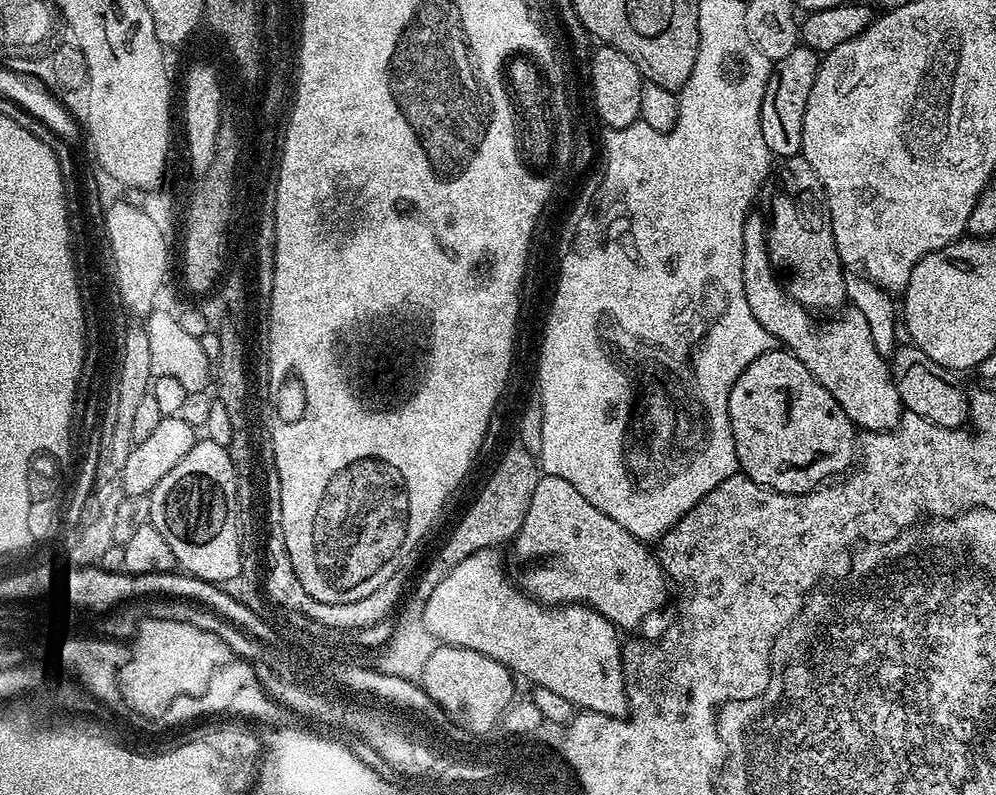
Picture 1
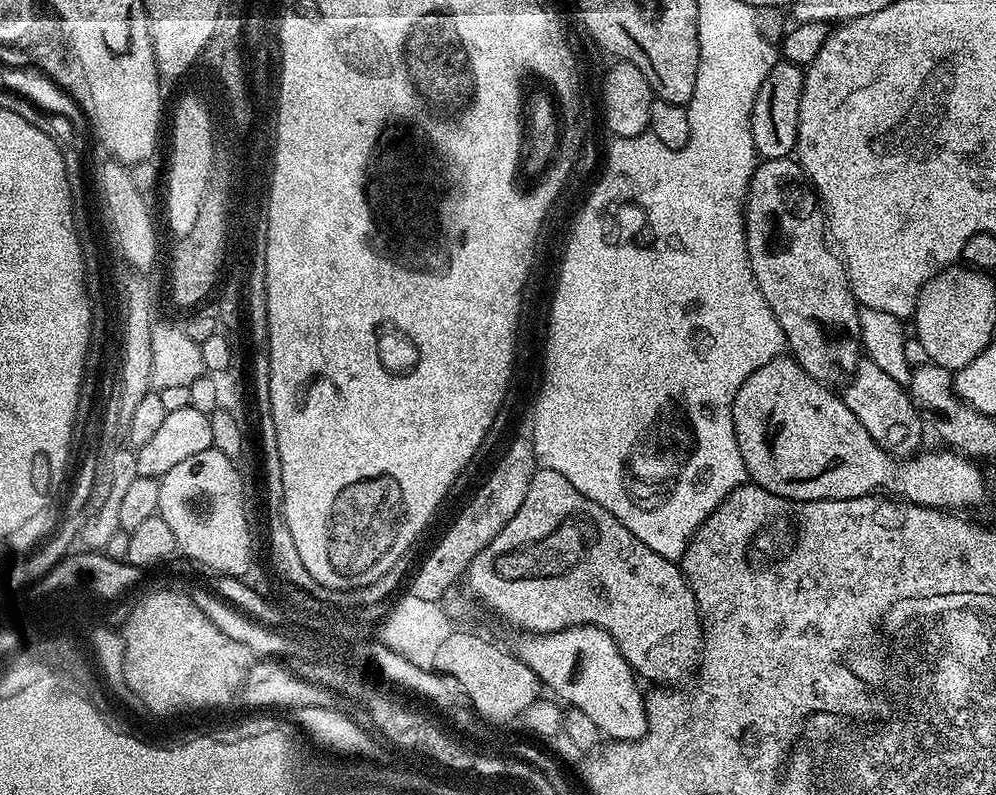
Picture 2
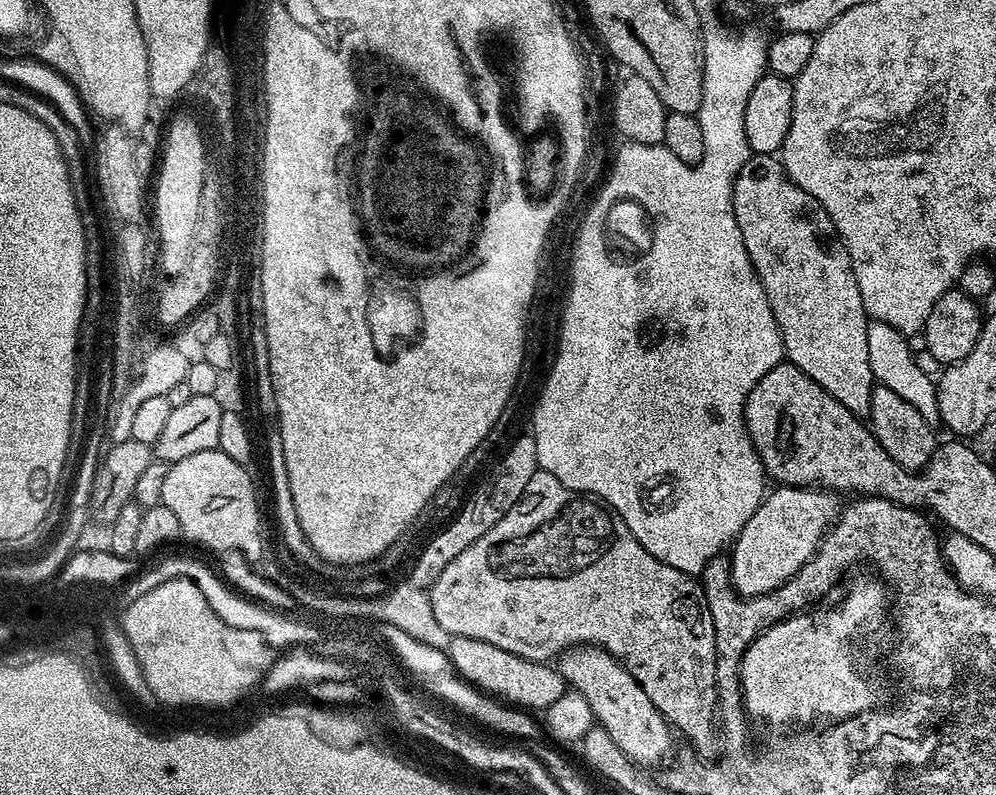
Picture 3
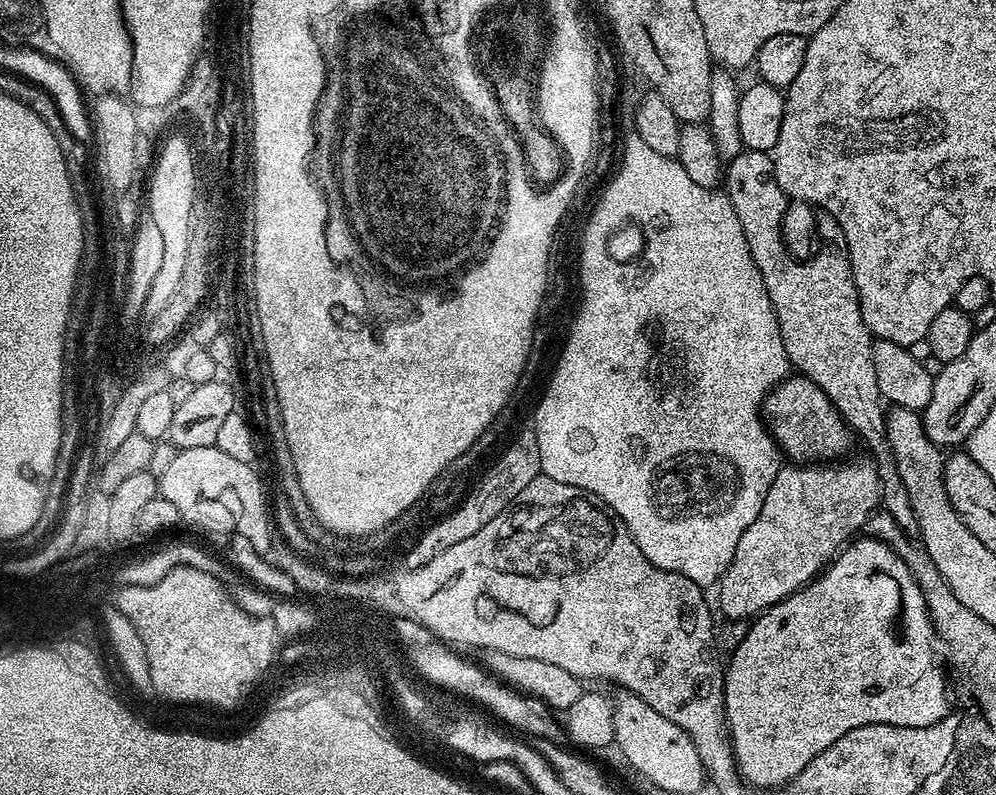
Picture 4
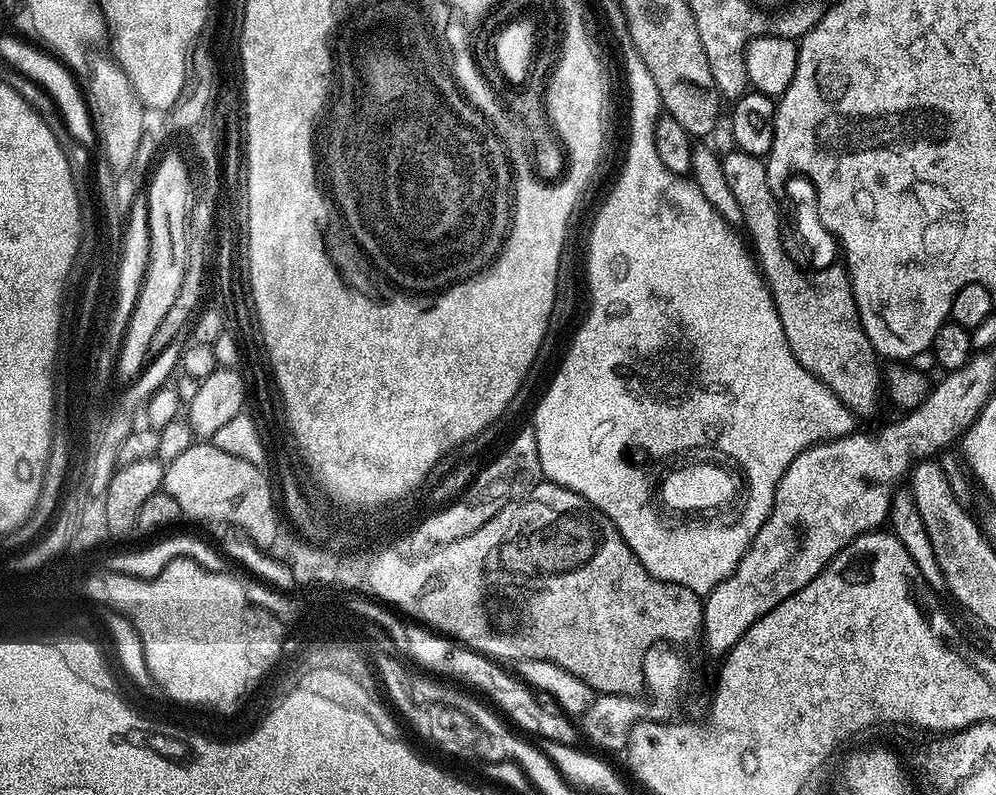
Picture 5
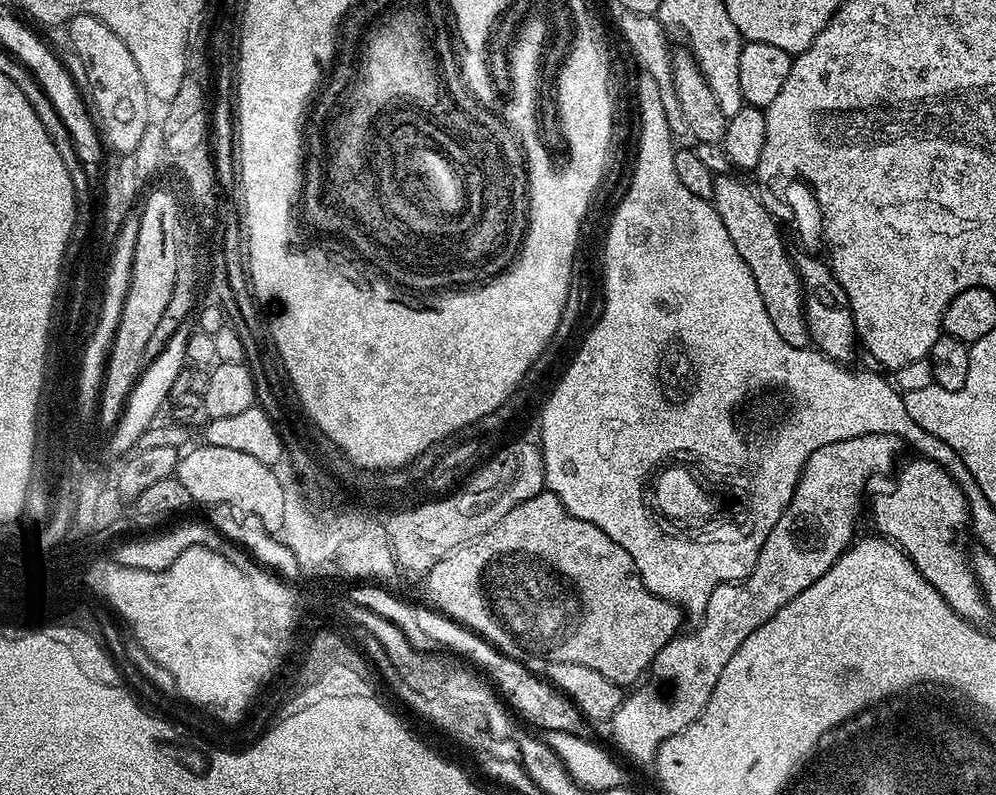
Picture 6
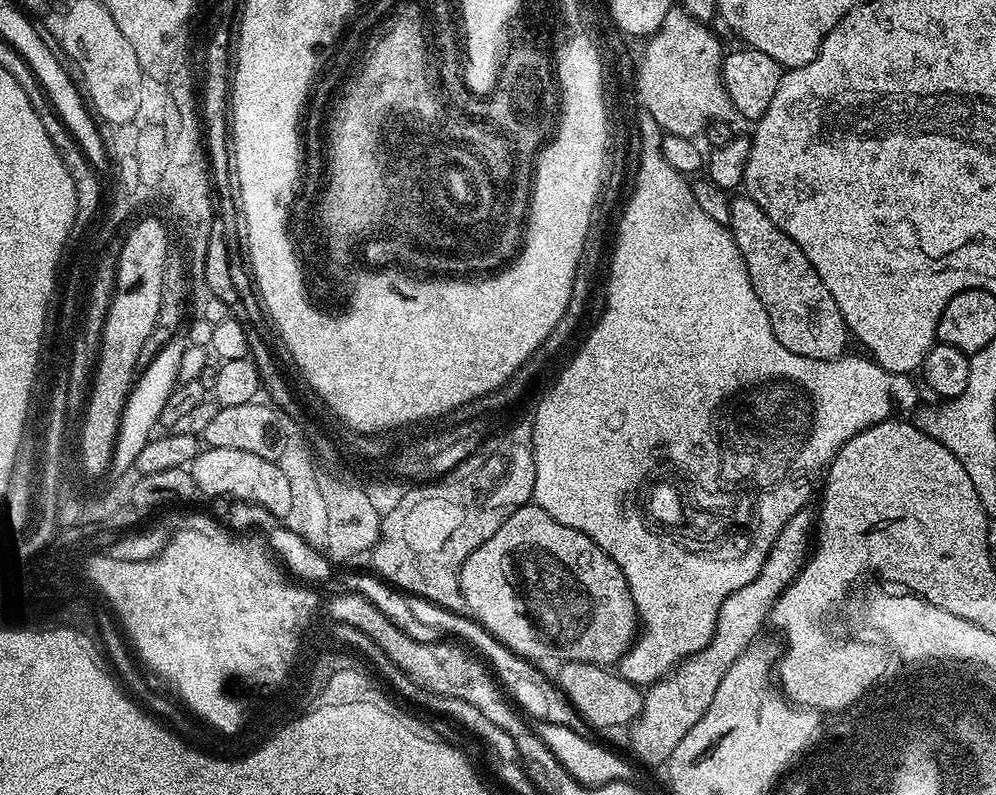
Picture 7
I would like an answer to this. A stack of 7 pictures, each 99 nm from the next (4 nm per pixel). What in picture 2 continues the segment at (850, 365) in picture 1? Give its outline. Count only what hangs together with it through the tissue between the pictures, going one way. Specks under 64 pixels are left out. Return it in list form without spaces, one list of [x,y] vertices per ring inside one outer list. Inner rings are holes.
[[[864,358],[856,365],[856,370],[847,381],[846,387],[848,389],[842,392],[842,398],[850,414],[854,414],[854,418],[858,418],[862,426],[866,426],[866,434],[870,434],[870,438],[874,438],[874,442],[878,442],[882,450],[897,458],[911,458],[917,455],[924,432],[926,436],[926,425],[921,420],[920,411],[905,385],[894,381],[881,367]]]

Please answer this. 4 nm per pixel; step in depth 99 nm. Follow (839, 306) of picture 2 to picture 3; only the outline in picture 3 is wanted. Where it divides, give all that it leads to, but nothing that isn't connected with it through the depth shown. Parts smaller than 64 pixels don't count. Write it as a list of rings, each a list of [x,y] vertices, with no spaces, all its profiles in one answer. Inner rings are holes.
[[[772,154],[749,155],[748,160],[742,166],[742,170],[738,170],[738,174],[732,183],[732,209],[734,210],[734,218],[738,222],[738,230],[742,230],[742,242],[746,242],[746,254],[762,282],[762,290],[766,290],[766,298],[770,302],[772,313],[776,319],[776,329],[779,330],[784,343],[784,354],[787,363],[798,366],[798,370],[802,370],[807,376],[814,378],[814,382],[818,382],[818,386],[822,386],[822,390],[826,390],[826,394],[830,394],[835,400],[842,402],[842,406],[846,406],[846,410],[850,410],[861,418],[867,417],[874,387],[874,379],[870,370],[869,347],[866,346],[866,334],[870,317],[862,306],[862,294],[858,294],[858,282],[854,278],[854,270],[848,257],[848,251],[842,246],[828,248],[831,246],[832,240],[834,244],[832,219],[829,218],[824,207],[810,193],[799,188],[789,178],[783,163]]]

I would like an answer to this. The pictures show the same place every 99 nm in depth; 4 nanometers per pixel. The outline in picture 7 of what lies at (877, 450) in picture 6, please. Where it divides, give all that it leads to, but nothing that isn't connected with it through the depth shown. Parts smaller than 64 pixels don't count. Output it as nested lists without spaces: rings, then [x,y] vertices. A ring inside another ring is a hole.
[[[805,510],[794,514],[790,522],[782,528],[782,534],[770,546],[770,554],[766,562],[762,562],[762,570],[754,582],[746,582],[742,590],[734,590],[726,602],[722,602],[722,610],[718,610],[718,622],[710,642],[698,654],[682,661],[667,676],[663,676],[644,692],[644,705],[637,720],[630,725],[632,732],[632,752],[644,764],[656,768],[667,765],[670,754],[674,754],[674,746],[686,738],[686,730],[706,714],[714,693],[722,678],[738,662],[738,658],[753,644],[756,636],[769,623],[774,602],[794,582],[794,578],[802,570],[808,560],[810,545],[814,540],[814,516]]]

